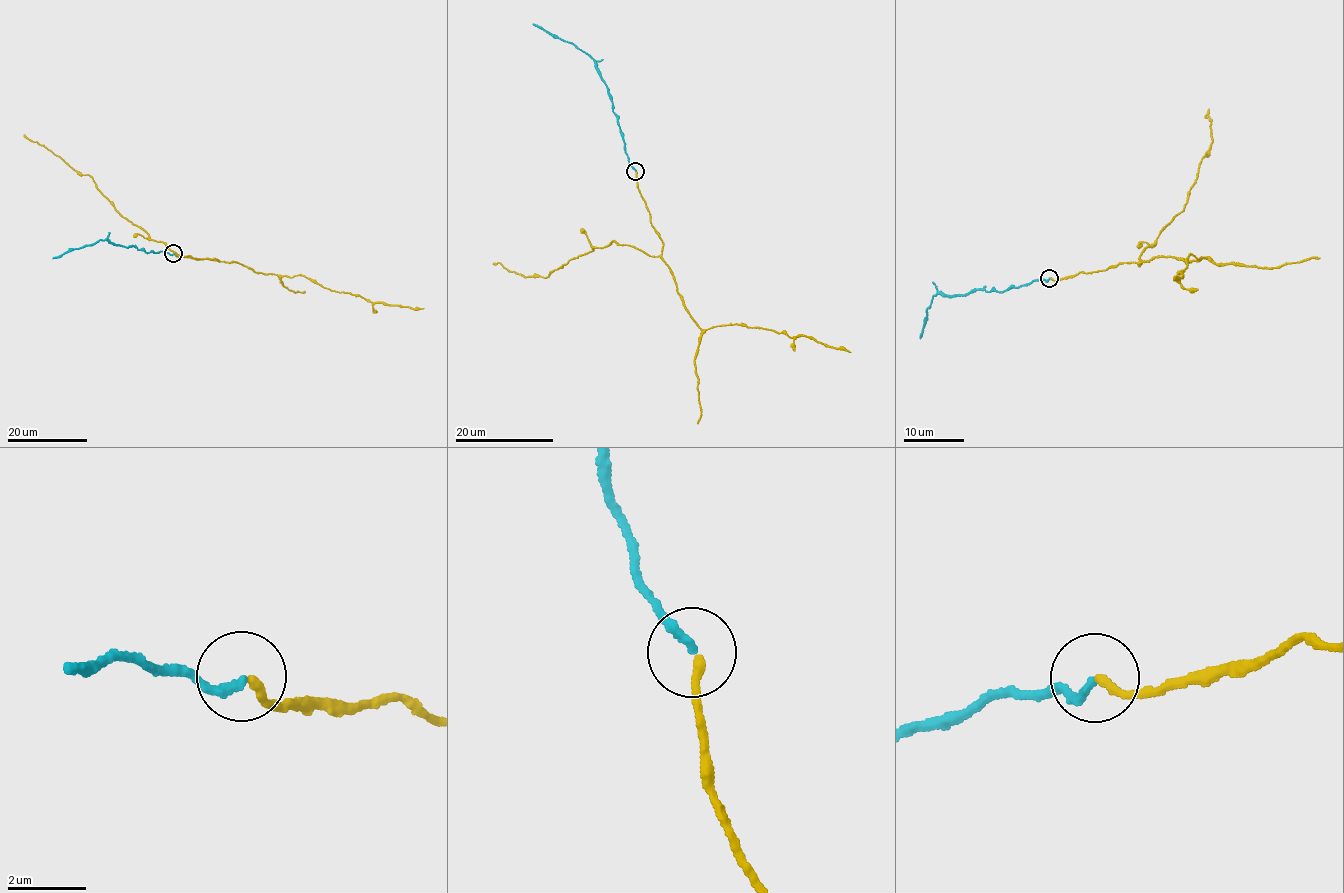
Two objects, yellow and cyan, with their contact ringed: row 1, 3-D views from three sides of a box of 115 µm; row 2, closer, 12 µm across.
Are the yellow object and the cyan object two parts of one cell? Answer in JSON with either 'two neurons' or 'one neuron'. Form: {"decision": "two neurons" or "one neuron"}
{"decision": "one neuron"}

